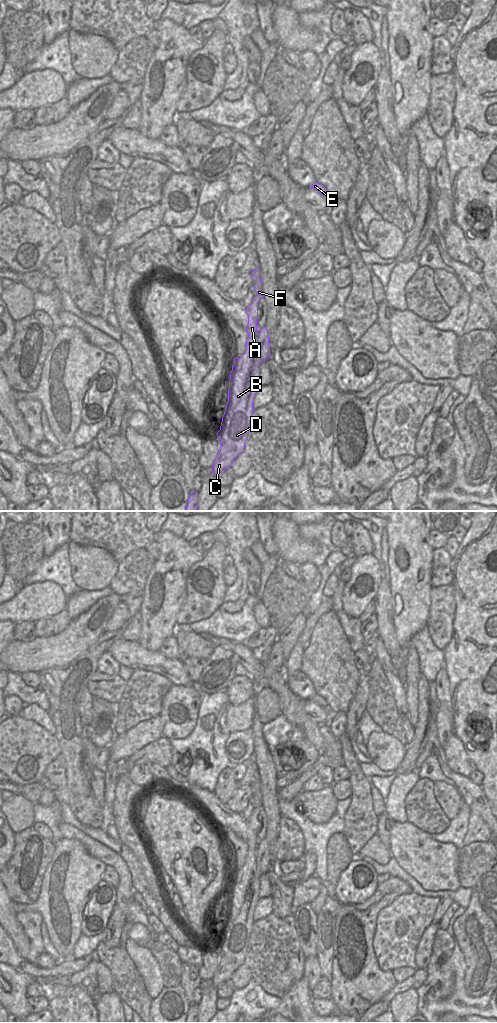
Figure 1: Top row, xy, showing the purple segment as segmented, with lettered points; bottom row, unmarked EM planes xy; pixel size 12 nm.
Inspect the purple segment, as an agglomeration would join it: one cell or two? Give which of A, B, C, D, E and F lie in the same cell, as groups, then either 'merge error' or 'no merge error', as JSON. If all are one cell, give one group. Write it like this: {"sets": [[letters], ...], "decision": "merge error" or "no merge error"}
{"sets": [["A", "B", "F"], ["C", "D", "E"]], "decision": "merge error"}

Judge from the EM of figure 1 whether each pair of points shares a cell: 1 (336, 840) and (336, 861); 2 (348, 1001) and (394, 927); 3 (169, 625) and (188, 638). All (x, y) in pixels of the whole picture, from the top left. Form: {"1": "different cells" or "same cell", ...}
{"1": "same cell", "2": "different cells", "3": "different cells"}

